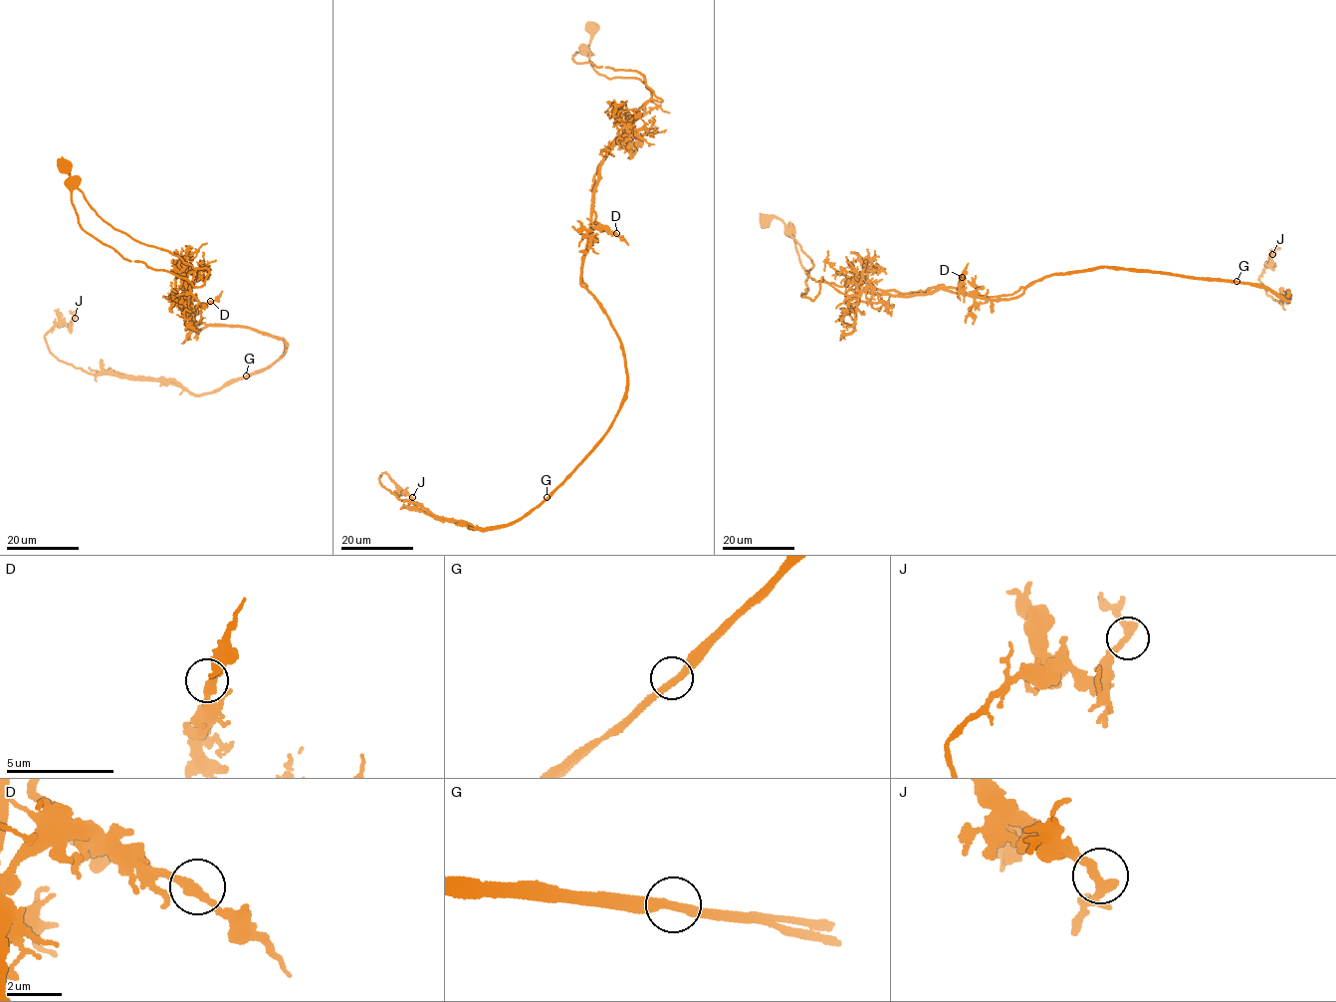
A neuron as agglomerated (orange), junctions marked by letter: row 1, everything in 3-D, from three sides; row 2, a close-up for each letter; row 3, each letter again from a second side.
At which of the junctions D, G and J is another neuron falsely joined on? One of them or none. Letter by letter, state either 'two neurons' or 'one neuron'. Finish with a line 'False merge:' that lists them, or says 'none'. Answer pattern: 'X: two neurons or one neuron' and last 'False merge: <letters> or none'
D: one neuron
G: two neurons
J: one neuron
False merge: G

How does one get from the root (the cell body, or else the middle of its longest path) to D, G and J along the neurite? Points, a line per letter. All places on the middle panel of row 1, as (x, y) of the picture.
D: (592, 26), (585, 47), (595, 71), (609, 79), (637, 78), (651, 92), (600, 167), (594, 220), (616, 233)
G: (592, 26), (595, 71), (651, 92), (600, 167), (581, 276), (619, 341), (627, 390), (603, 438), (548, 497)
J: (592, 26), (595, 71), (651, 92), (581, 276), (626, 398), (518, 519), (378, 478), (412, 497)

